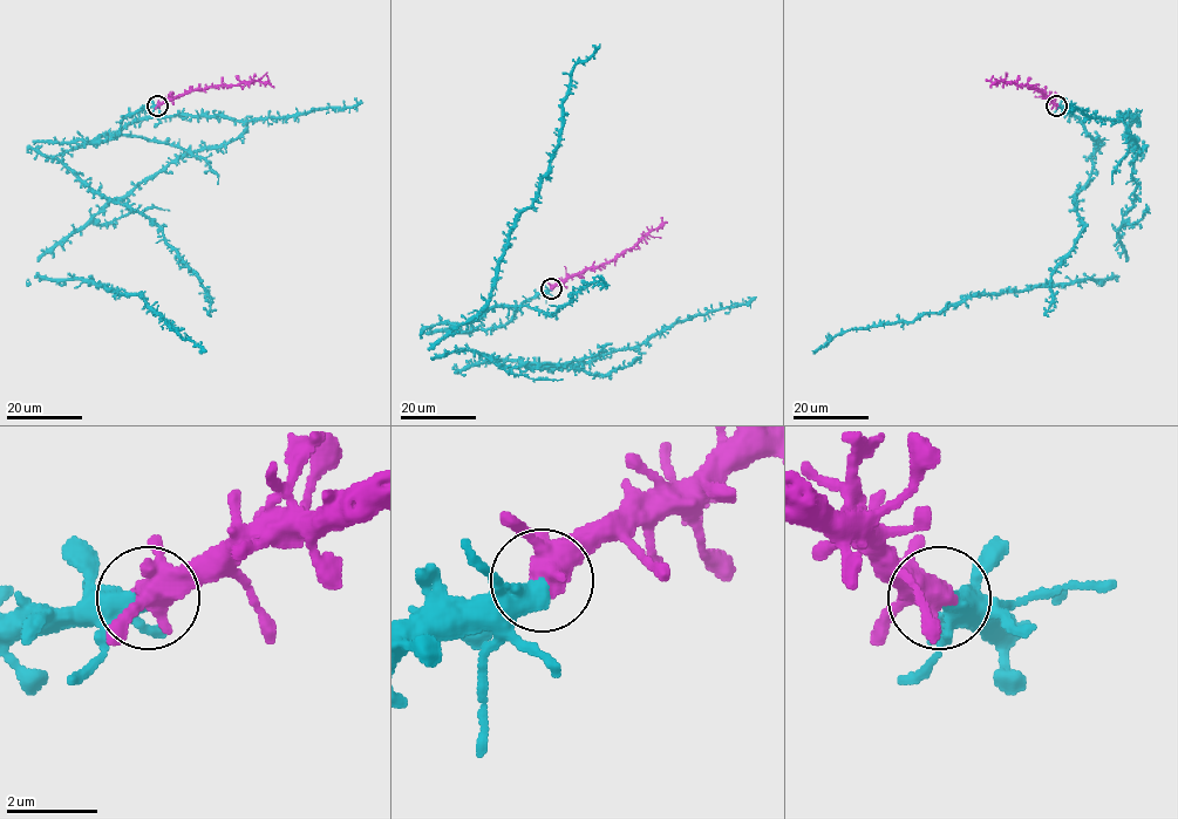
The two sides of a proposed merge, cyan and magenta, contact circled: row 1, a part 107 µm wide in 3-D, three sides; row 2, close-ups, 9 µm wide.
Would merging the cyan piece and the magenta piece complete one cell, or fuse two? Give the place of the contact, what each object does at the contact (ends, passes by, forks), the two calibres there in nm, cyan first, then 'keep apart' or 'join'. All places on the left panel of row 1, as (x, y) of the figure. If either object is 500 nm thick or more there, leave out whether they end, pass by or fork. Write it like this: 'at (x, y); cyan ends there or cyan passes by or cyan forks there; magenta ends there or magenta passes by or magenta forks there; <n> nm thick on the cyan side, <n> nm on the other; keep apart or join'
at (157, 106); 500 nm thick on the cyan side, 400 nm on the other; join

